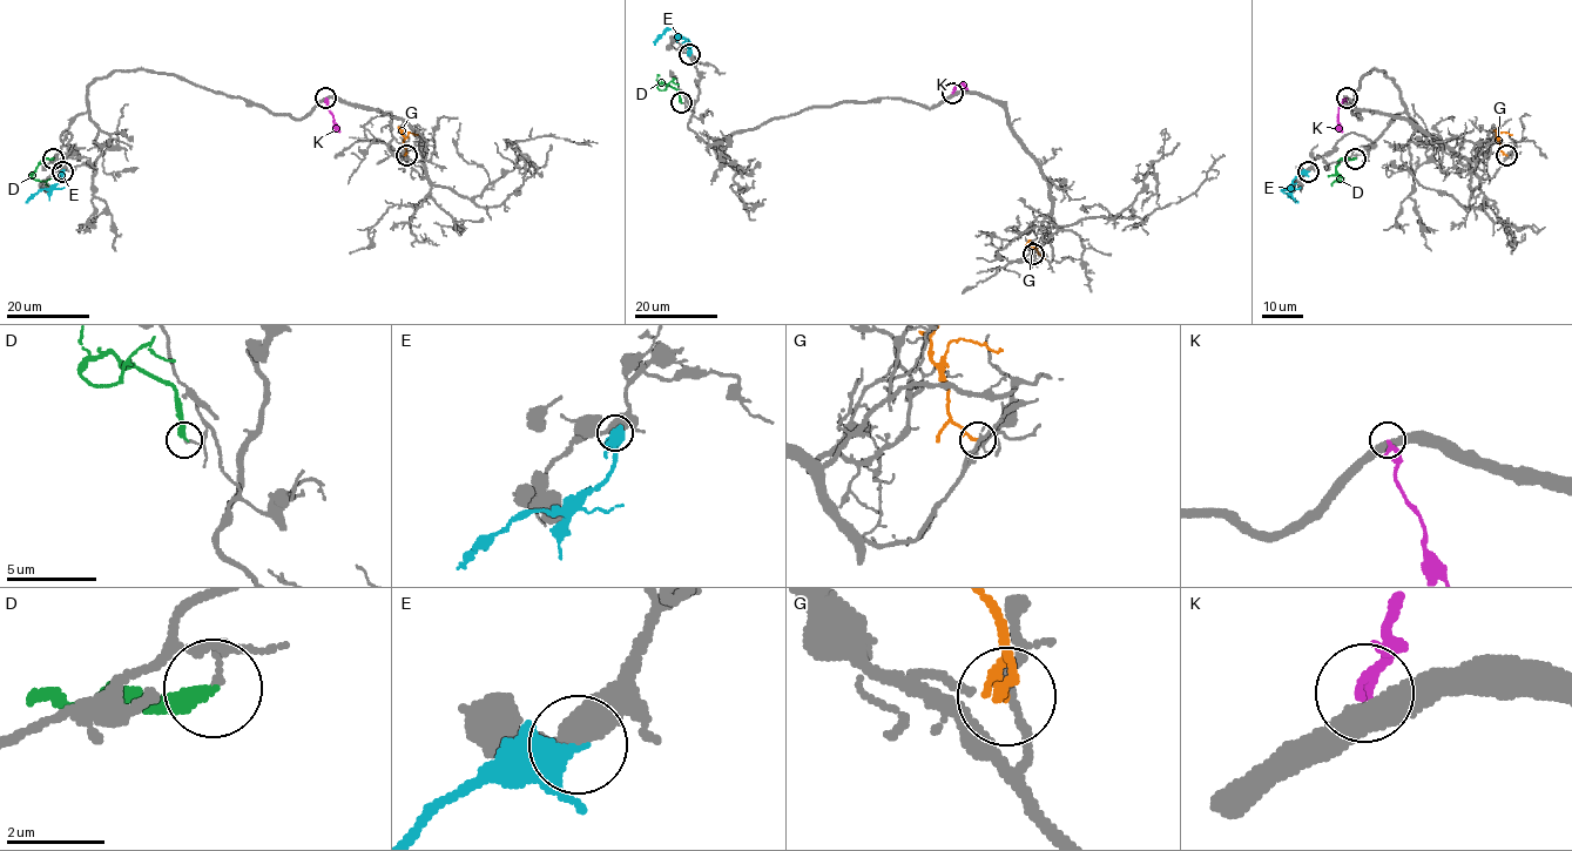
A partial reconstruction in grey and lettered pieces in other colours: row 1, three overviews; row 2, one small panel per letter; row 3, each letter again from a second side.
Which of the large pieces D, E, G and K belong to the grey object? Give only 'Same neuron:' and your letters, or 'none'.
Same neuron: none

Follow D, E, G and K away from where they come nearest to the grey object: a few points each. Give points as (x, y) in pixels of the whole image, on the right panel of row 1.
D: (1356, 157), (1340, 161), (1336, 173), (1343, 180), (1334, 181), (1337, 179)
E: (1308, 171), (1302, 171), (1282, 189), (1297, 201)
G: (1506, 155), (1499, 147), (1498, 136), (1502, 132), (1512, 135)
K: (1347, 98), (1338, 109), (1338, 126), (1342, 132)

